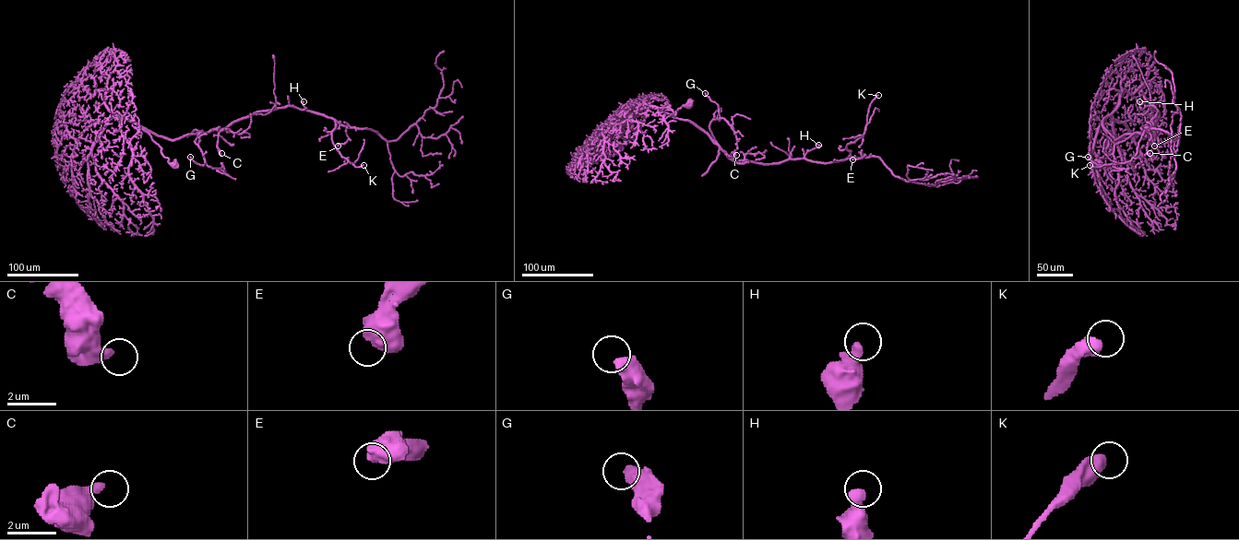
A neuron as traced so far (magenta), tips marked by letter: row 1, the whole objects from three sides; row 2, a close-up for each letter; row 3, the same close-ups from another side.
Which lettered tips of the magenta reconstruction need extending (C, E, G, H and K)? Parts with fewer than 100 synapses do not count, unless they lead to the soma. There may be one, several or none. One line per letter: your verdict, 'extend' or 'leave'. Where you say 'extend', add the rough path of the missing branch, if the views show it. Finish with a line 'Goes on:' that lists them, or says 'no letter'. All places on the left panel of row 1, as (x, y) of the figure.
C: leave
E: leave
G: leave
H: leave
K: leave
Goes on: no letter

